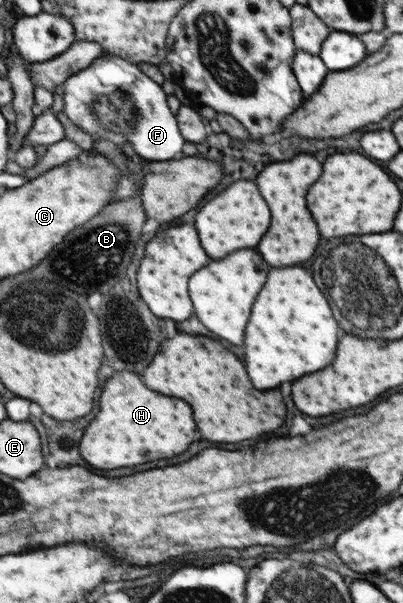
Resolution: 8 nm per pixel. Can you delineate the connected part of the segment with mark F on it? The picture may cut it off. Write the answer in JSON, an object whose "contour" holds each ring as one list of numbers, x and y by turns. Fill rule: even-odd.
{"contour":[[102,54,87,68,72,74,63,84,64,112,69,120,81,130,89,133,97,142,104,138,123,148,124,142,131,142,140,158,147,161,166,161,181,155,184,142,180,128,167,102,167,95,160,84,149,78,137,65,123,57]]}

